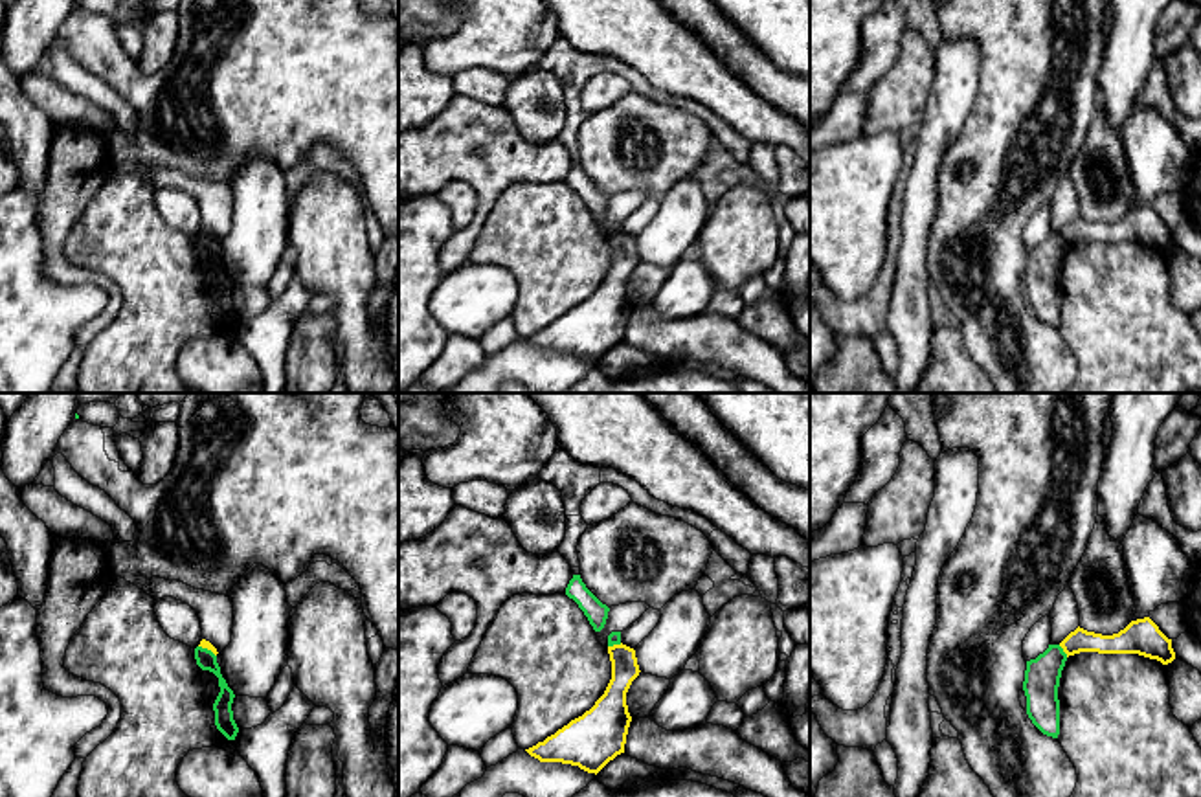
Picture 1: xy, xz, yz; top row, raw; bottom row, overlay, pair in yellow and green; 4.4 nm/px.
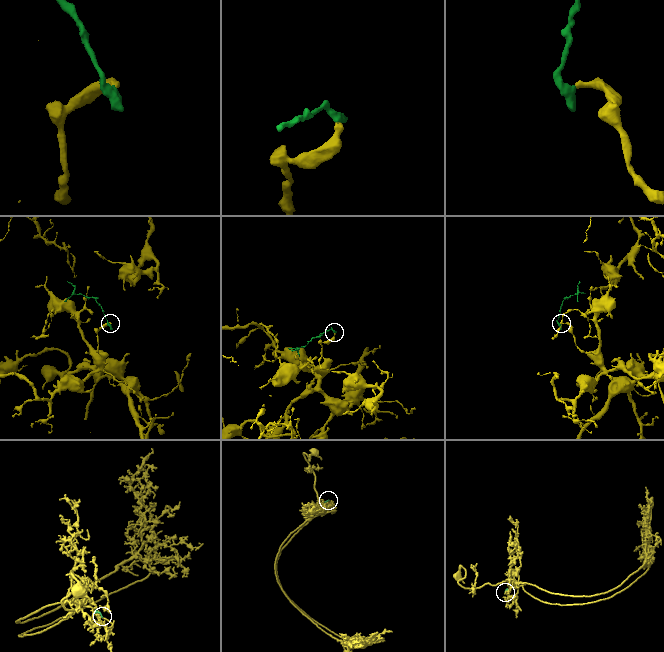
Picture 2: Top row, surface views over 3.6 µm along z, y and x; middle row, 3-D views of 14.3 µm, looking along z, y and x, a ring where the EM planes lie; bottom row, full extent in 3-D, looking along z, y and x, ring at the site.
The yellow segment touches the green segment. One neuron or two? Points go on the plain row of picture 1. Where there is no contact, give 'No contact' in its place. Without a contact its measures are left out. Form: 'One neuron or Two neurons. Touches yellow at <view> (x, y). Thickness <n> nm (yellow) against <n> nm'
Two neurons. Touches yellow at yz (1064, 239). Thickness 100 nm (yellow) against 160 nm

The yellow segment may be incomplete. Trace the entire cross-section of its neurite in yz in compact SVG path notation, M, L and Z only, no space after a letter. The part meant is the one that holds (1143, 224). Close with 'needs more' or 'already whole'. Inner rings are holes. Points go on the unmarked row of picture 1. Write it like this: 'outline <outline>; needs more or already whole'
outline M1150 206L1131 209L1124 219L1113 224L1087 220L1078 215L1060 231L1060 235L1067 246L1080 241L1098 241L1139 242L1157 248L1162 253L1175 248L1172 228L1168 228Z; already whole

